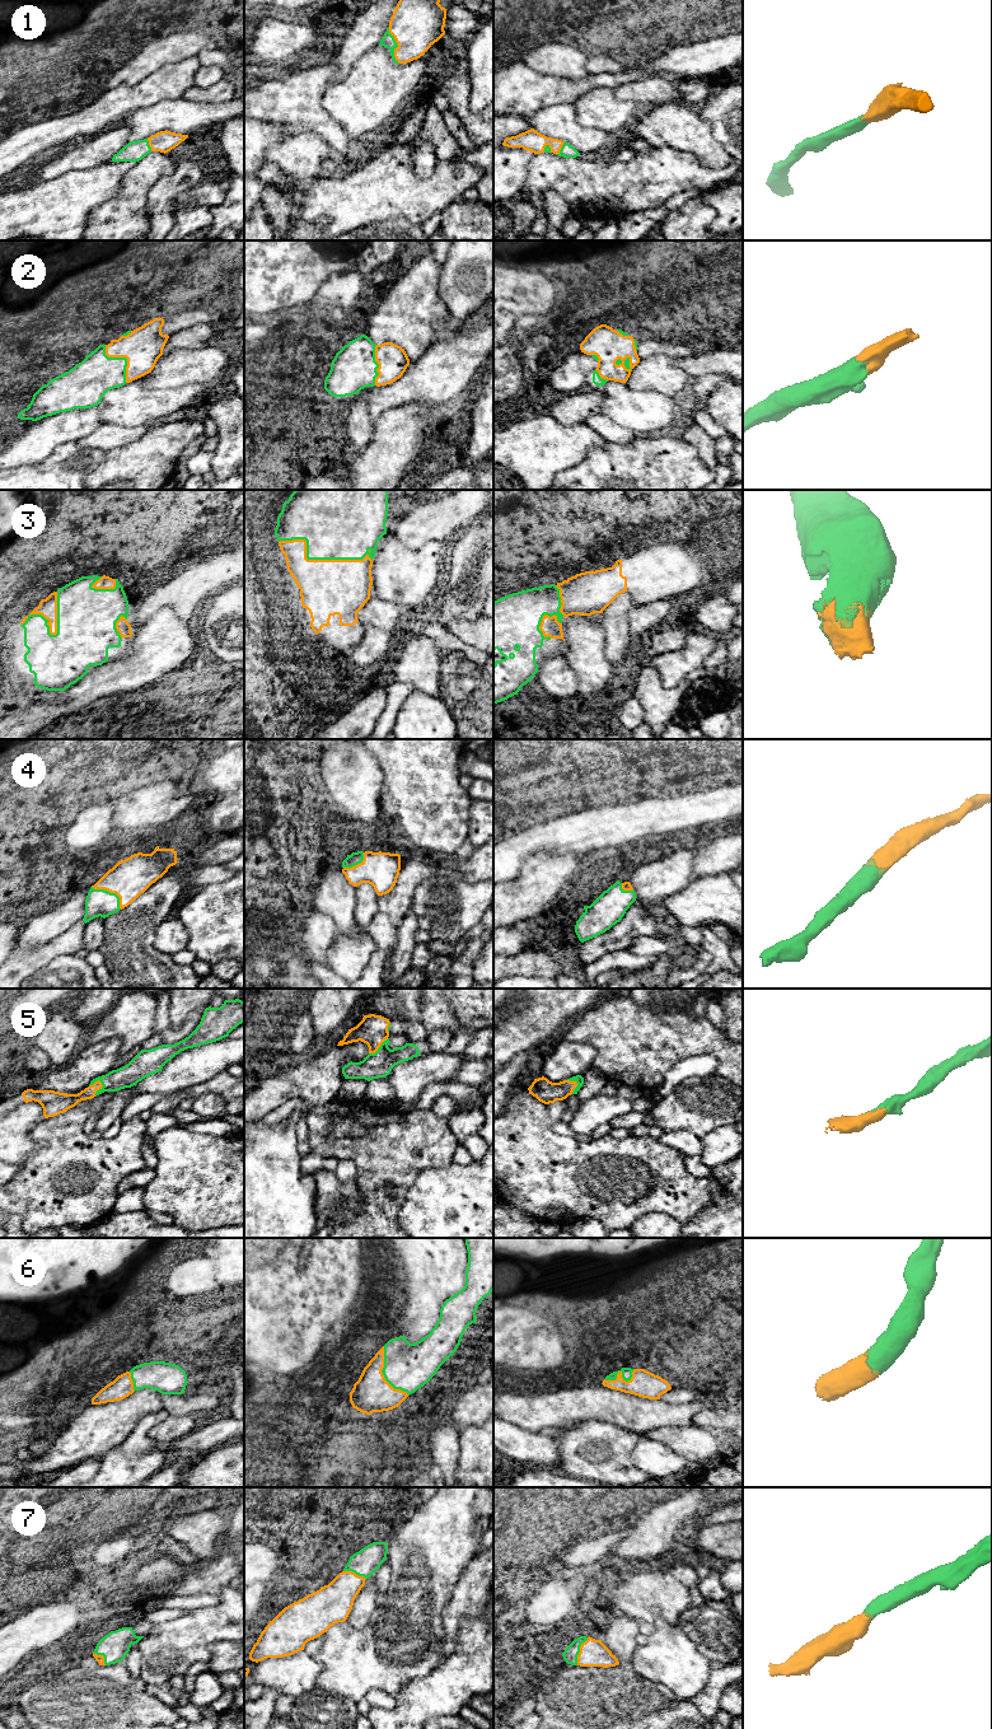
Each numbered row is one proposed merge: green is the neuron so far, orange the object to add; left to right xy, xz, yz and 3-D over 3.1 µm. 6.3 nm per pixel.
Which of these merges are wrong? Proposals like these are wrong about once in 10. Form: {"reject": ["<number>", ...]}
{"reject": []}

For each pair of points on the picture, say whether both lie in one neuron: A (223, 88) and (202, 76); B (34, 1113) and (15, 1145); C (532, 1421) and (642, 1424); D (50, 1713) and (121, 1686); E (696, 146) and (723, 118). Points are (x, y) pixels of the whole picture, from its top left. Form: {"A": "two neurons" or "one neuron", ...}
{"A": "two neurons", "B": "one neuron", "C": "one neuron", "D": "one neuron", "E": "two neurons"}

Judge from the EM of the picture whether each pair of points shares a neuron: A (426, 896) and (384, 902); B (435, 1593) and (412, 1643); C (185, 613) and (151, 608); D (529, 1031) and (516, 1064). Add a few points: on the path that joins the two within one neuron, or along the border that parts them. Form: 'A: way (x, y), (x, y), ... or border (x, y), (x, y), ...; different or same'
A: border (433, 878), (425, 879), (415, 889), (408, 910); different
B: way (422, 1606), (412, 1616), (412, 1630); same
C: way (177, 606), (173, 602), (159, 602); same
D: border (534, 1046), (518, 1052), (506, 1064); different

